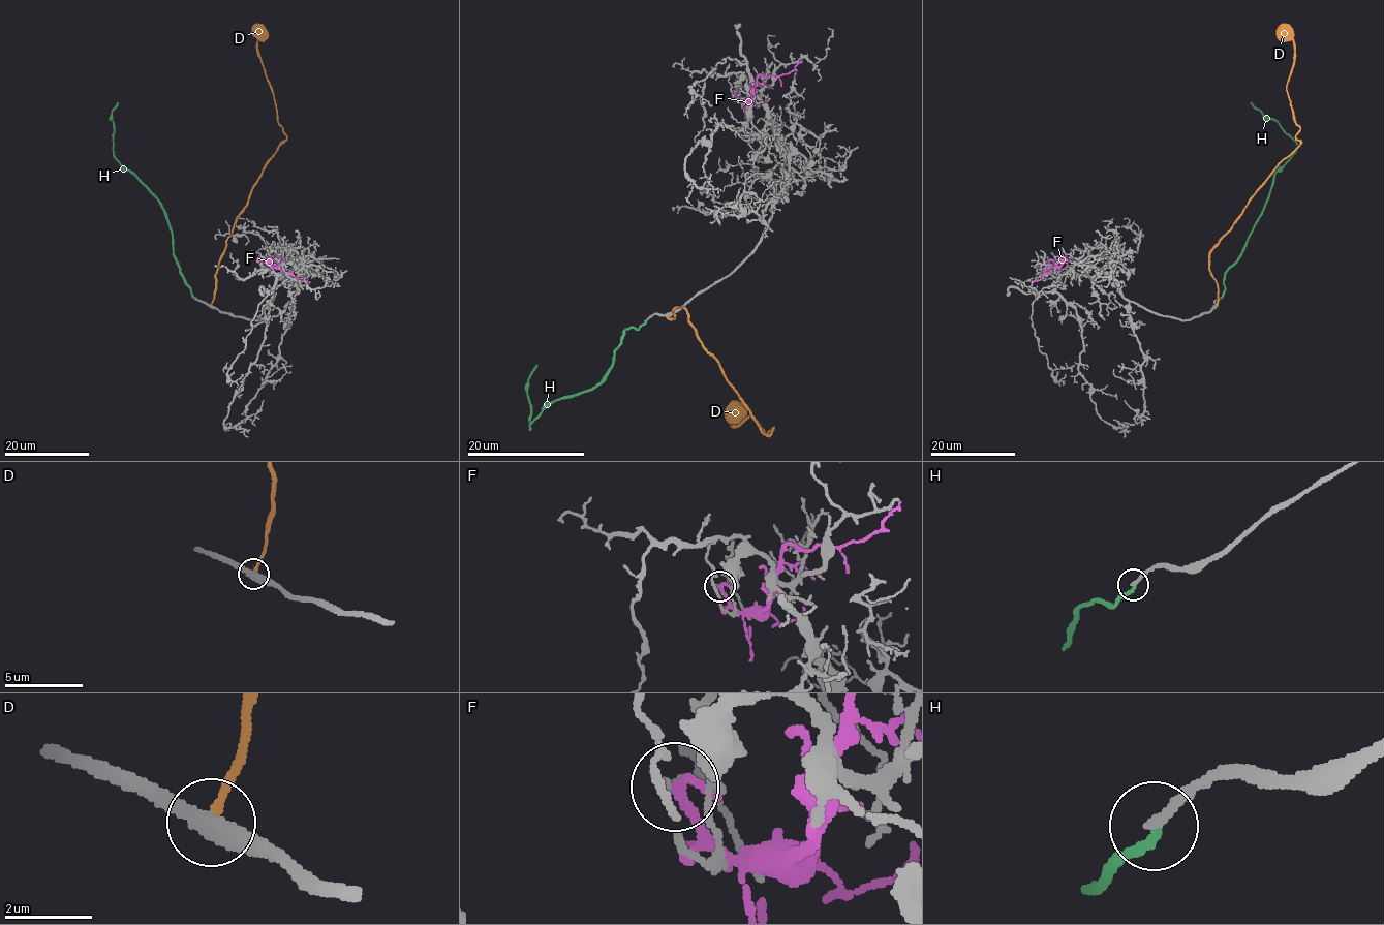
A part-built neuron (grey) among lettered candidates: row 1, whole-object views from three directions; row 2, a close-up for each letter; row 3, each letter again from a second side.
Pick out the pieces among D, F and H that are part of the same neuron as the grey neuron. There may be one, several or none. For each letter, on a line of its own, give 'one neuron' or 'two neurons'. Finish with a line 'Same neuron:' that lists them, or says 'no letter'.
D: two neurons
F: two neurons
H: two neurons
Same neuron: no letter

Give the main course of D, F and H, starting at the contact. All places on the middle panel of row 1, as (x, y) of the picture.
D: (667, 317), (683, 307), (759, 428), (769, 434), (773, 428), (767, 434), (751, 414), (732, 425), (735, 404)
F: (733, 91), (739, 98), (748, 99), (760, 75), (787, 74), (801, 58)
H: (645, 320), (624, 331), (613, 366), (596, 386), (549, 403), (530, 430), (527, 379), (537, 365)

